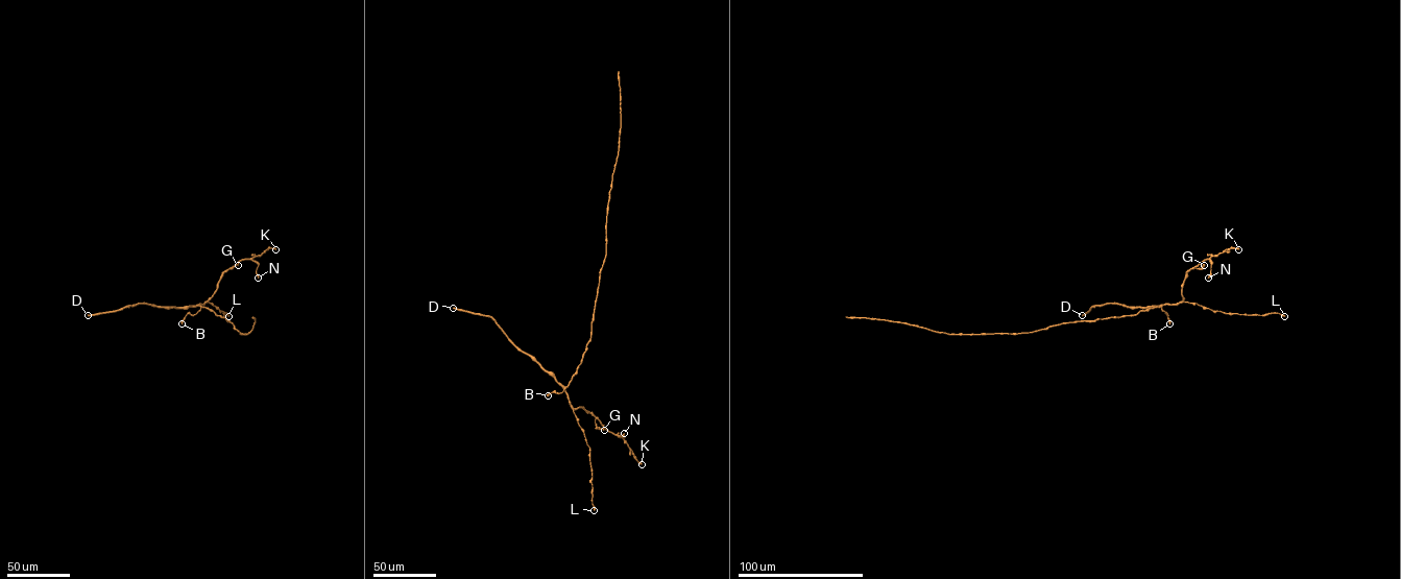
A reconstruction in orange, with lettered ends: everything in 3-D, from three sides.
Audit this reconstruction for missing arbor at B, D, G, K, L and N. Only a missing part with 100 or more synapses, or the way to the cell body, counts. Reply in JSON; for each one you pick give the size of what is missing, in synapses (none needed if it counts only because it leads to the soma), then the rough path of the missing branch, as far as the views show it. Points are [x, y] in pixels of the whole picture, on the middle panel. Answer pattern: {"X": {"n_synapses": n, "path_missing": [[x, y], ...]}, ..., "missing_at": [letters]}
{"missing_at": []}

